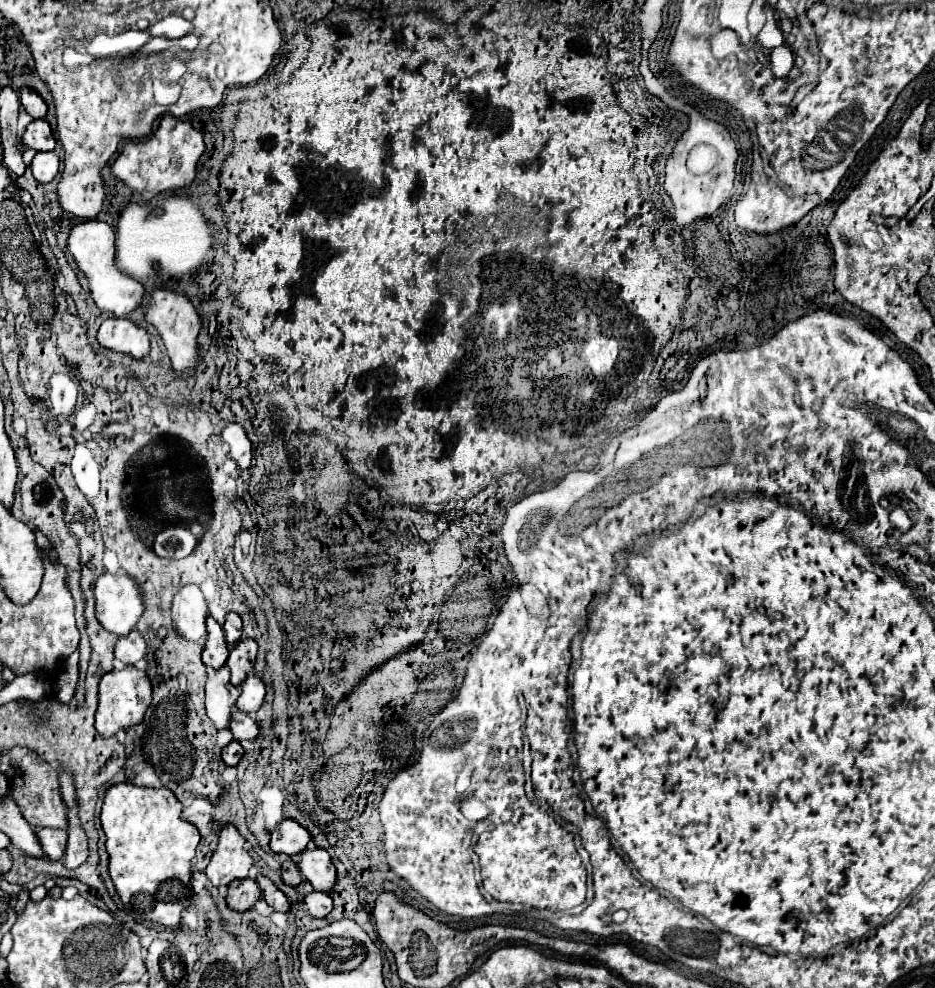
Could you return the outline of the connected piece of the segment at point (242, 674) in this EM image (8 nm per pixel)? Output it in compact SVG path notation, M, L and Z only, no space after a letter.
M242 639L230 653L228 657L228 667L230 667L230 681L234 685L242 685L244 679L248 677L248 671L254 667L254 661L256 661L256 651L258 651L258 645L256 641L252 639Z

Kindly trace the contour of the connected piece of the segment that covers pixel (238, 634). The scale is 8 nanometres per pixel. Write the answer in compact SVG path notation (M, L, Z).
M236 613L226 615L226 623L222 629L226 633L226 641L230 647L234 647L242 639L242 619Z

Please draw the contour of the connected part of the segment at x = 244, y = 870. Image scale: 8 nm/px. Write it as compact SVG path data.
M226 823L220 829L218 847L206 867L206 875L212 885L228 885L234 879L242 879L248 875L252 867L252 857L244 849L246 839L240 835L236 825Z

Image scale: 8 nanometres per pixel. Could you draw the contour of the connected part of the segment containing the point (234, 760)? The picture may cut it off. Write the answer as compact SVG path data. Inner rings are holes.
M232 741L232 743L228 743L222 749L222 761L226 765L238 765L240 759L242 759L242 755L244 755L244 749L242 749L242 745L238 741Z

